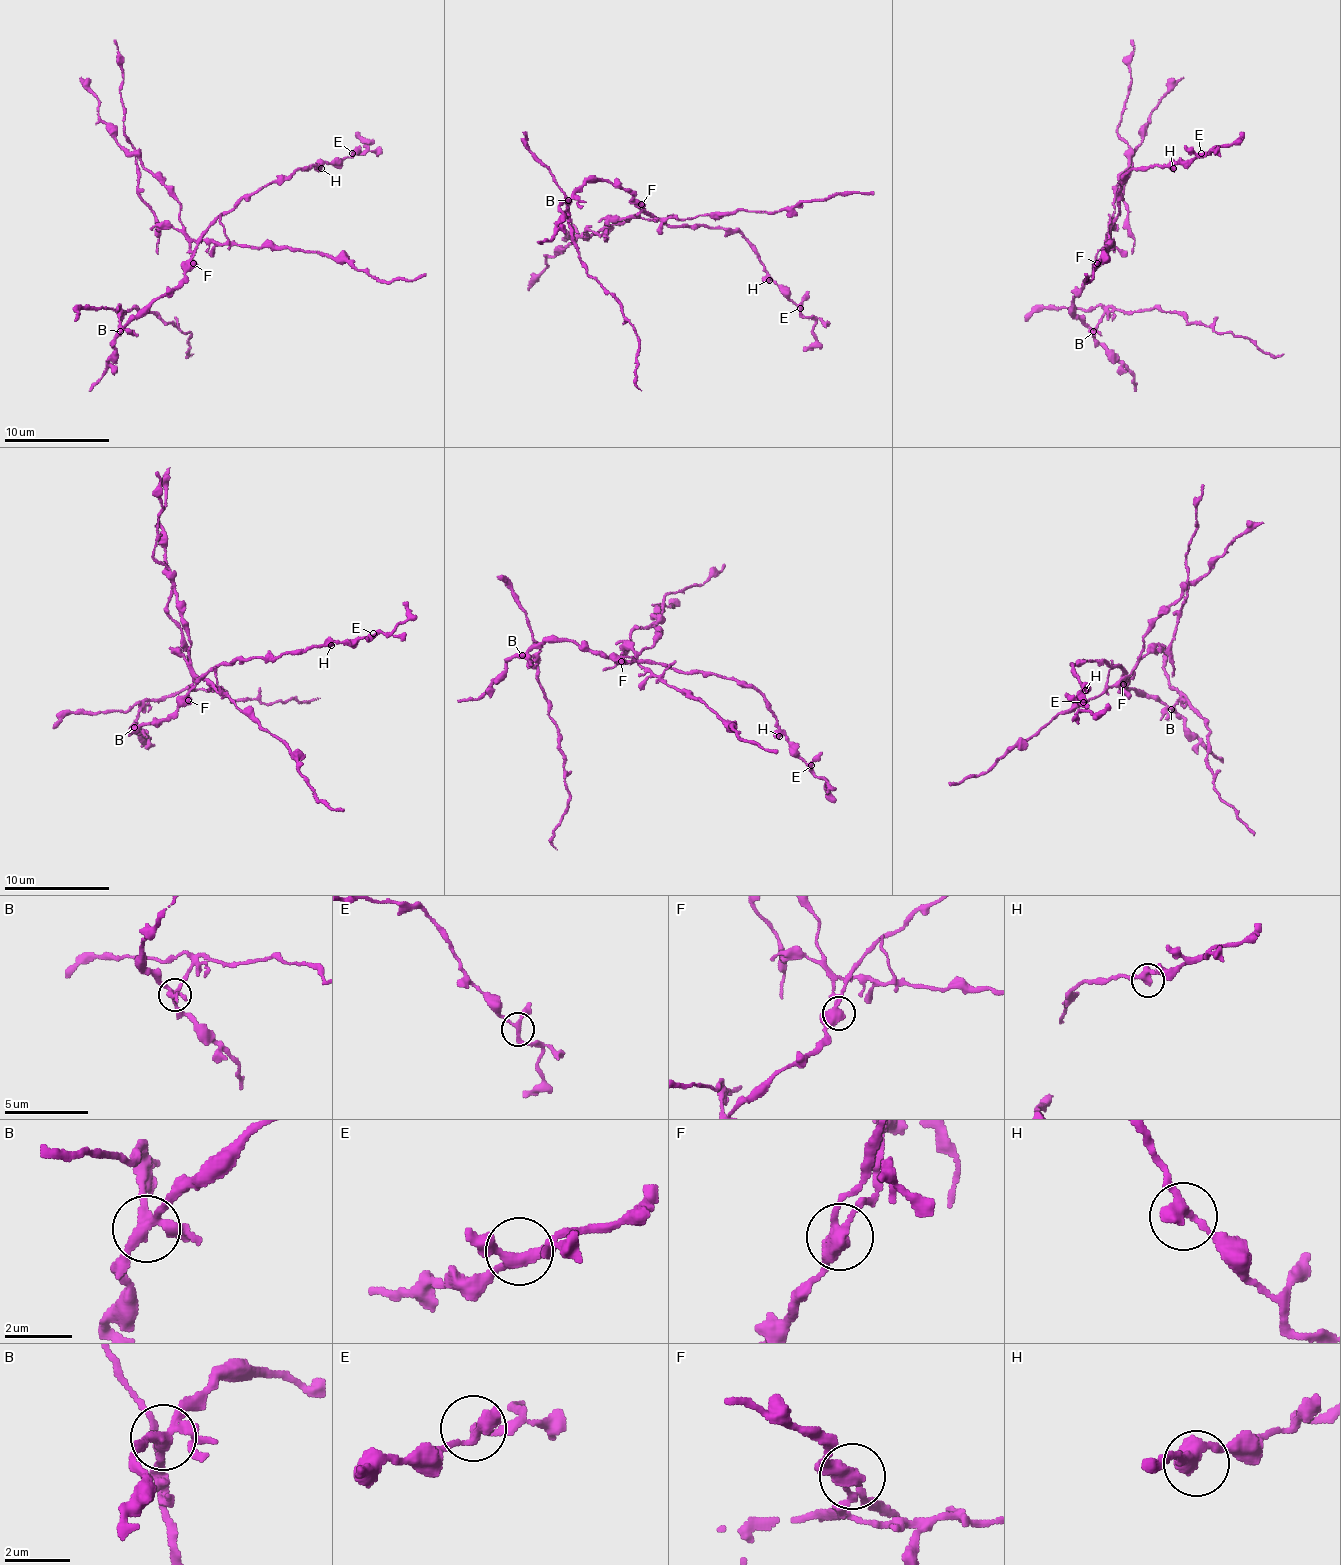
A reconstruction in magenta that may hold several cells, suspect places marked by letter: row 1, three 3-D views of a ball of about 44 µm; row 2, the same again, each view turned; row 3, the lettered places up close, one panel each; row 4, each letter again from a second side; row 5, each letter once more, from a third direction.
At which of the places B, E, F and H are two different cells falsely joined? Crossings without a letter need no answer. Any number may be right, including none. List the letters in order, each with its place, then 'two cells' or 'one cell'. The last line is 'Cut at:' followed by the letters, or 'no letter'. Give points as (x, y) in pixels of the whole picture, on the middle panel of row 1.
B: at (568, 200); two cells
E: at (800, 308); one cell
F: at (641, 204); two cells
H: at (769, 280); one cell
Cut at: B, F

